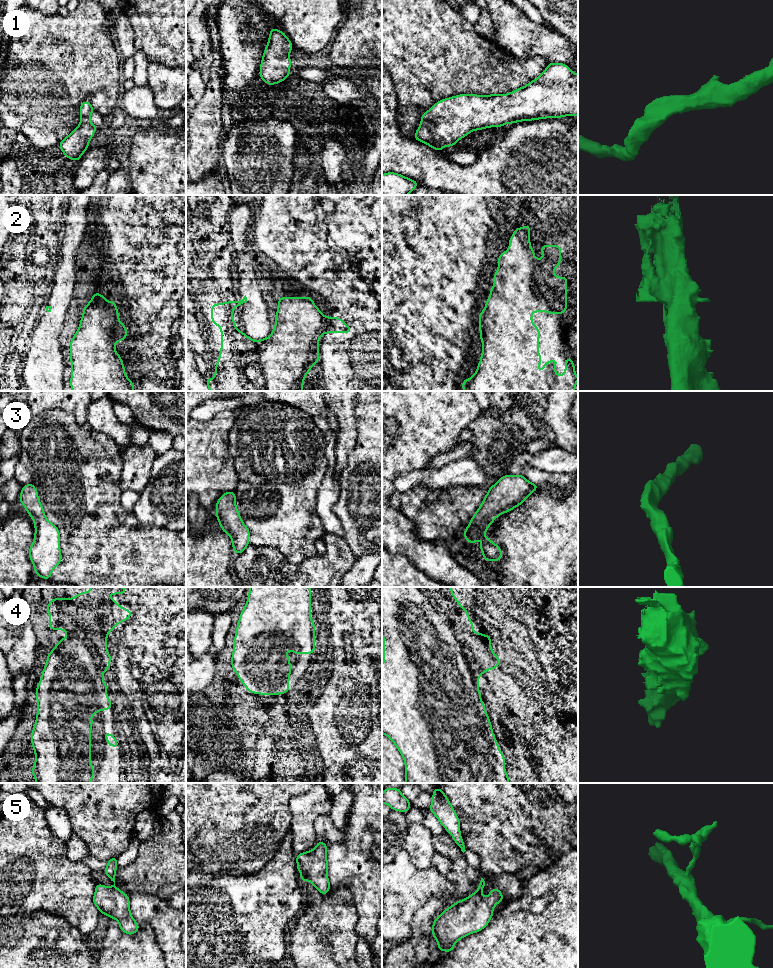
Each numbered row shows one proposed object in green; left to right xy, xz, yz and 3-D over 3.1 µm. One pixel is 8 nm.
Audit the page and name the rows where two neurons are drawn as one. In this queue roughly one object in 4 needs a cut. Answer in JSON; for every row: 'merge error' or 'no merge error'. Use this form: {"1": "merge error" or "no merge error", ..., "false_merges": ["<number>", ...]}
{"1": "no merge error", "2": "no merge error", "3": "no merge error", "4": "no merge error", "5": "no merge error", "false_merges": []}

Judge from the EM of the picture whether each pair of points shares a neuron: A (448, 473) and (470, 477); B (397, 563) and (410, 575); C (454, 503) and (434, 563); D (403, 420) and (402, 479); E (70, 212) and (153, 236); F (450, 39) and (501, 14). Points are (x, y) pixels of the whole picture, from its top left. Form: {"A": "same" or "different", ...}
{"A": "same", "B": "same", "C": "different", "D": "different", "E": "different", "F": "different"}

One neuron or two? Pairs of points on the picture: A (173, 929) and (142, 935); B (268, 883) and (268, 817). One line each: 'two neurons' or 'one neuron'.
A: two neurons
B: two neurons

